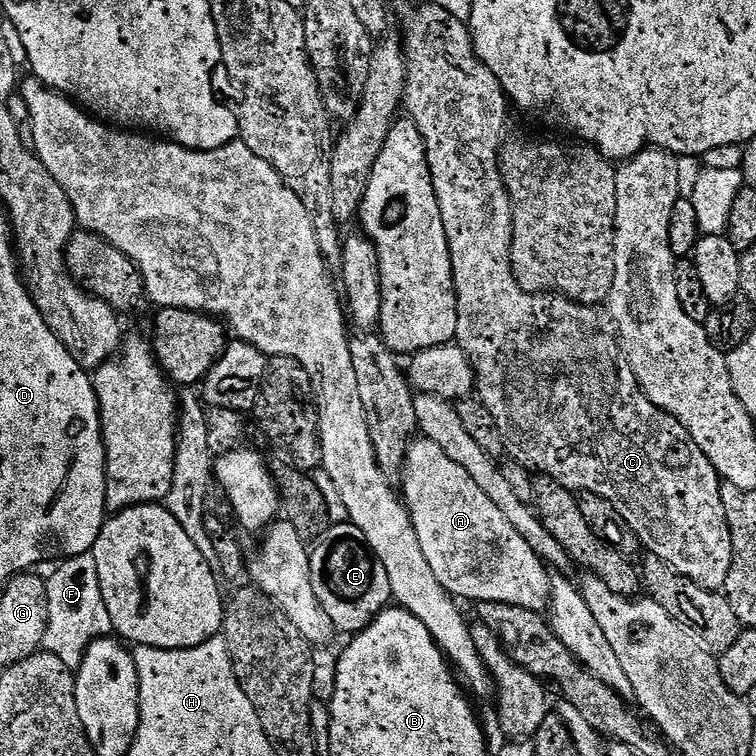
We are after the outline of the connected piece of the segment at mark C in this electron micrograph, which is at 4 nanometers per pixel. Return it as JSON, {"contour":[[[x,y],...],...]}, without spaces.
{"contour":[[[427,4],[427,6],[406,9],[402,16],[402,28],[404,30],[404,32],[402,31],[402,41],[396,46],[396,48],[400,48],[400,64],[404,64],[404,70],[407,72],[406,76],[401,76],[400,80],[400,91],[404,93],[402,106],[424,143],[428,175],[431,178],[444,241],[448,248],[456,314],[454,344],[464,352],[464,357],[469,362],[470,371],[474,377],[474,392],[477,392],[475,395],[490,417],[491,423],[498,433],[503,451],[508,451],[509,458],[517,460],[522,467],[533,468],[533,473],[536,474],[546,474],[548,478],[556,480],[557,483],[573,493],[598,494],[616,509],[620,519],[624,521],[627,531],[631,535],[633,532],[634,535],[640,536],[641,542],[648,547],[647,551],[651,555],[657,556],[673,572],[689,580],[691,584],[696,584],[699,588],[706,589],[707,592],[720,592],[730,572],[732,540],[728,537],[726,504],[725,501],[720,501],[722,481],[712,463],[700,453],[700,449],[693,445],[687,435],[682,434],[680,423],[673,416],[660,411],[649,400],[644,399],[643,395],[634,391],[633,385],[626,379],[625,373],[618,363],[613,337],[609,333],[609,337],[604,333],[604,328],[600,325],[600,316],[596,313],[598,311],[595,307],[576,304],[556,293],[546,294],[543,298],[538,298],[538,296],[528,298],[524,294],[514,292],[514,286],[508,284],[510,280],[506,278],[506,273],[501,269],[499,257],[494,254],[494,242],[492,241],[494,222],[490,222],[486,215],[477,208],[481,194],[477,188],[481,179],[485,178],[485,172],[490,168],[490,163],[495,157],[494,146],[500,139],[500,130],[506,122],[504,108],[508,106],[508,99],[501,90],[501,84],[494,78],[493,72],[477,59],[467,23],[454,19],[451,14],[438,6]]]}

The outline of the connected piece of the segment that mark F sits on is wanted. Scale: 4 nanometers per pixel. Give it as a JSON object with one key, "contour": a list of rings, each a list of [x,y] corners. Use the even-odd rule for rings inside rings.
{"contour":[[[92,552],[76,555],[63,559],[61,564],[50,576],[45,579],[47,596],[47,622],[46,630],[43,632],[41,649],[56,658],[61,659],[62,664],[70,669],[77,669],[84,660],[89,645],[96,640],[105,639],[113,633],[112,623],[107,601],[104,601],[101,594],[101,584],[98,582],[97,566],[99,559]]]}

